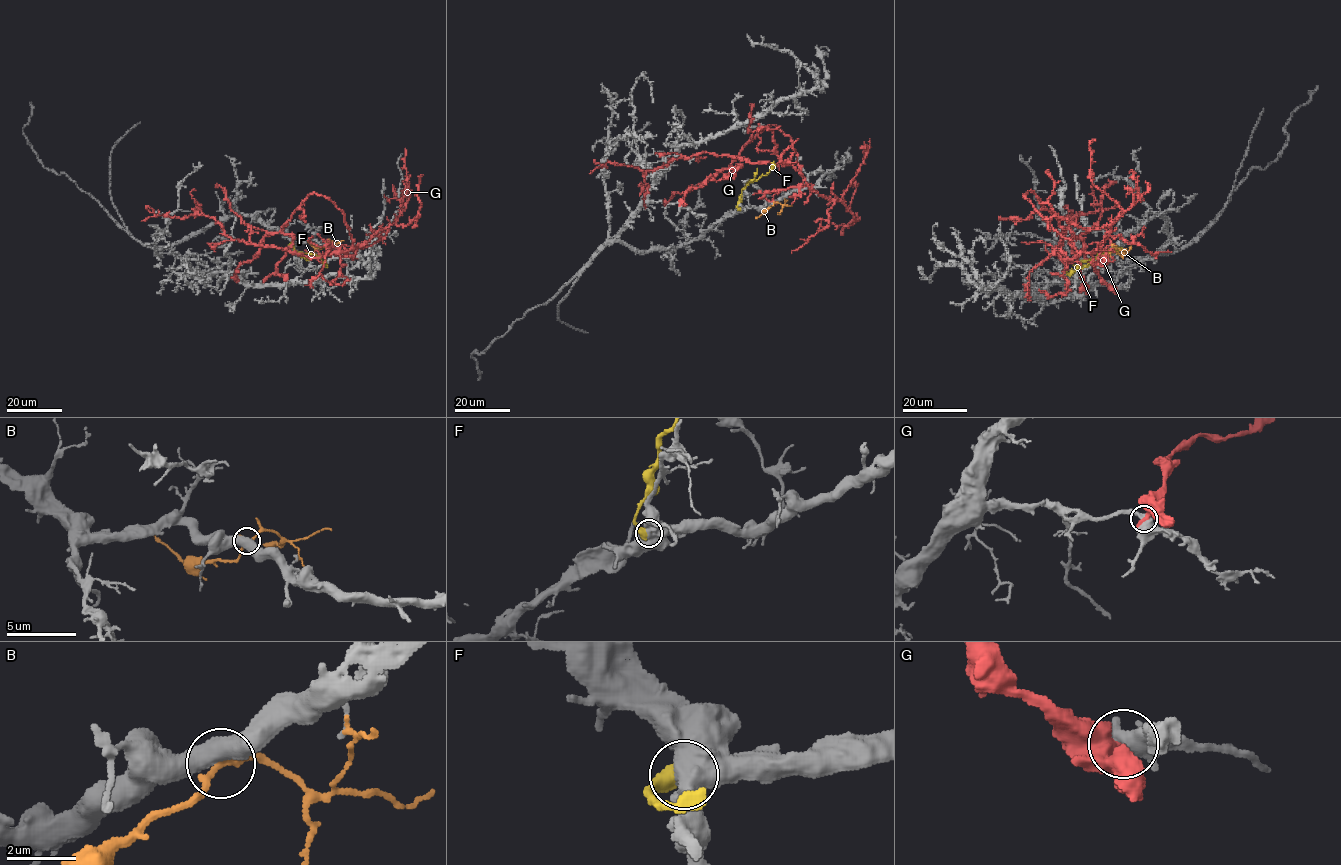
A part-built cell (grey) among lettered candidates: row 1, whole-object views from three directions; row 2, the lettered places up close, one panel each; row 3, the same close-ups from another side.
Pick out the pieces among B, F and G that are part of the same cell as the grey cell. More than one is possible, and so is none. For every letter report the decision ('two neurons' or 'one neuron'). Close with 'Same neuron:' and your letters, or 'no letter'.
B: two neurons
F: two neurons
G: two neurons
Same neuron: no letter

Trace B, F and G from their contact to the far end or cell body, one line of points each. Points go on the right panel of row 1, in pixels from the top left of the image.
B: (1113, 248), (1116, 253), (1126, 253), (1130, 246)
F: (1120, 248), (1083, 260), (1074, 271), (1065, 271)
G: (1114, 288), (1085, 244), (1023, 194), (1072, 243), (1066, 265), (1055, 251), (1076, 215), (1066, 216), (1079, 223)

